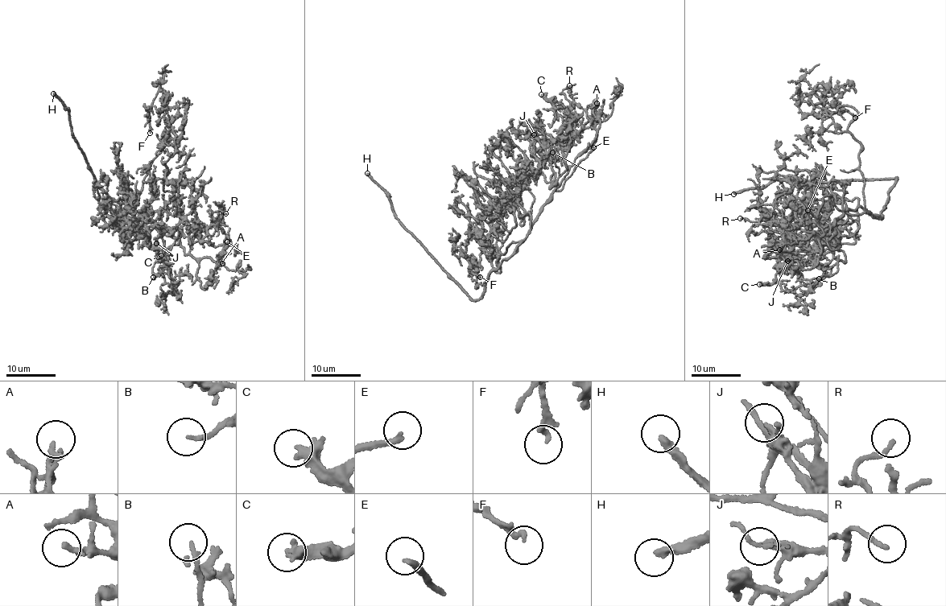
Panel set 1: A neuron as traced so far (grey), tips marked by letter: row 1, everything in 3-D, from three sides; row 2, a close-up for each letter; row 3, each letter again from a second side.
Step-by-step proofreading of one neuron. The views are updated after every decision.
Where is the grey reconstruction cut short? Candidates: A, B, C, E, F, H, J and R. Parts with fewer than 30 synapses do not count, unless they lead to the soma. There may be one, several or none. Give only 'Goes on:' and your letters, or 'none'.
Goes on: A, B, E, H

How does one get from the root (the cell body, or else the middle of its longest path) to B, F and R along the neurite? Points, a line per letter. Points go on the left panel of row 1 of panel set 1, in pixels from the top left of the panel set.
B: (134, 230), (163, 228), (177, 241), (167, 249), (167, 259), (154, 265), (153, 273), (161, 274), (153, 277)
F: (134, 230), (146, 168), (169, 142), (178, 109), (168, 108), (163, 92), (148, 112), (150, 133)
R: (134, 230), (163, 228), (184, 253), (218, 264), (226, 238), (217, 216), (219, 210), (225, 213)

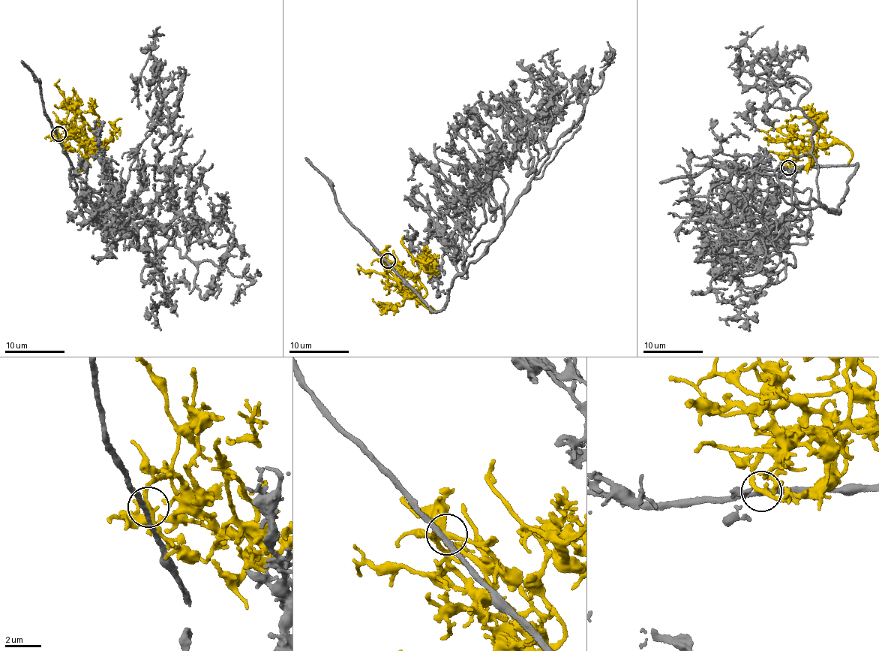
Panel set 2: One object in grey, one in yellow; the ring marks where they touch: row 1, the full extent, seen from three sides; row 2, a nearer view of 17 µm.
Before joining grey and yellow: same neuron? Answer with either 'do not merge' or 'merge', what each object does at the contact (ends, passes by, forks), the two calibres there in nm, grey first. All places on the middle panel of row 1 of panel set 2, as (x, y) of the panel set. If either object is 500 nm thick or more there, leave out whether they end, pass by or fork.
merge | grey passes by | yellow passes by | 280/240 nm

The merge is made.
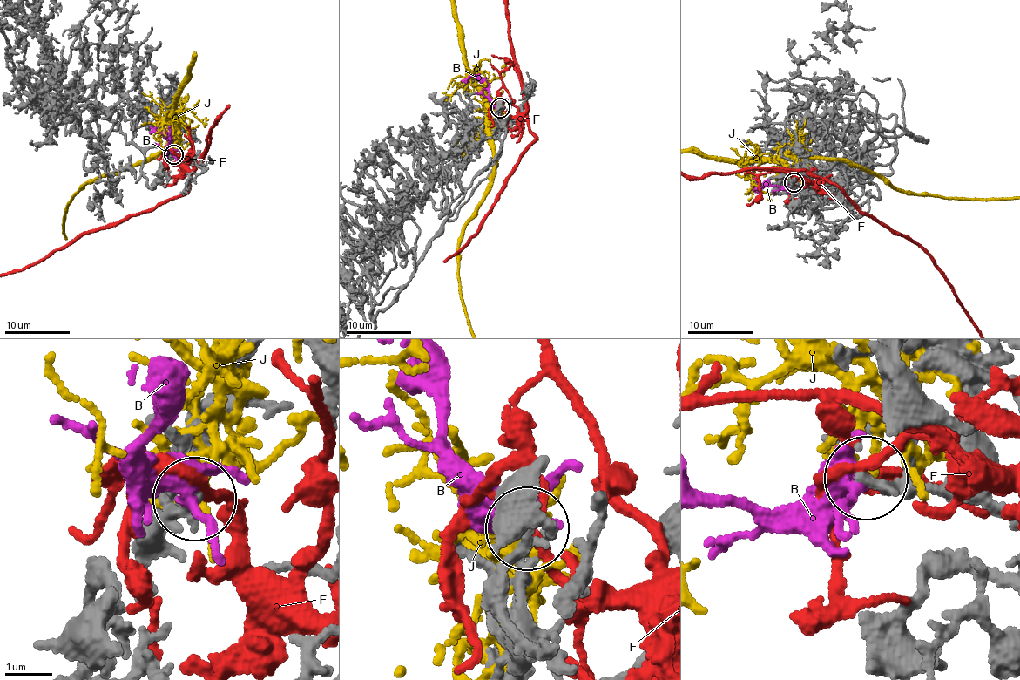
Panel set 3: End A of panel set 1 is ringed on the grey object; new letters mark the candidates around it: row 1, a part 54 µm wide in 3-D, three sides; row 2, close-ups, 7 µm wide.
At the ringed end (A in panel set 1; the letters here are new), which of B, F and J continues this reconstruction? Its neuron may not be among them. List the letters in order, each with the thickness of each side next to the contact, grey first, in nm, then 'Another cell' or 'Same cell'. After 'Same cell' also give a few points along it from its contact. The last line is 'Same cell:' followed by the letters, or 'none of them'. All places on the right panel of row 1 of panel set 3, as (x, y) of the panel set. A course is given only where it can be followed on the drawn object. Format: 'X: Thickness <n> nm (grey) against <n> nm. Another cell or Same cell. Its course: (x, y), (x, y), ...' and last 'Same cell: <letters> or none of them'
B: Thickness 240 nm (grey) against 280 nm. Same cell. Its course: (793, 182), (783, 186), (772, 185), (753, 188)
F: Thickness 220 nm (grey) against 200 nm. Another cell
J: Thickness 180 nm (grey) against 120 nm. Another cell
Same cell: B

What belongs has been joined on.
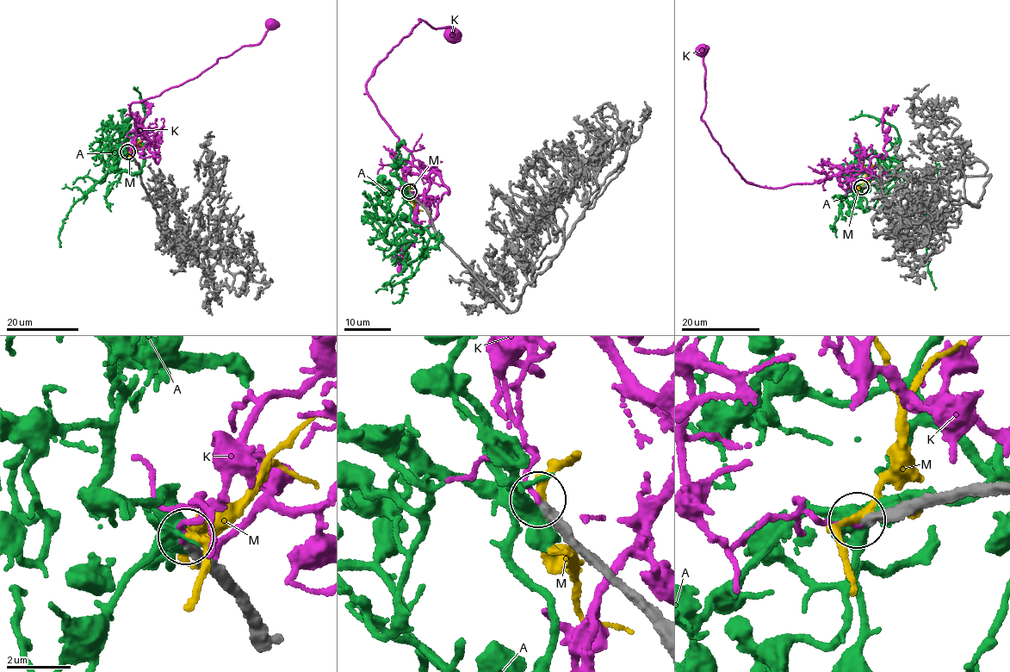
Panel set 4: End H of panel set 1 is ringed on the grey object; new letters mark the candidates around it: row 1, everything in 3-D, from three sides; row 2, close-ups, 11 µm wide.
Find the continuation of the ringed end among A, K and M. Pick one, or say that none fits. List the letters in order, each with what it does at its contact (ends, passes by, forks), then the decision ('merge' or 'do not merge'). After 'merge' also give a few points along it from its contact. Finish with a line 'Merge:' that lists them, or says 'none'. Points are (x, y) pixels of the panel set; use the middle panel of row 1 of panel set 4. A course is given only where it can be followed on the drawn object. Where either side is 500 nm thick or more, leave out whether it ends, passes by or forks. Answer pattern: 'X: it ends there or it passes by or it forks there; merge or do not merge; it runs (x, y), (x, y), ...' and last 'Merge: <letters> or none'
A: it forks there; do not merge
K: it ends there; do not merge
M: it forks there; do not merge
Merge: none

